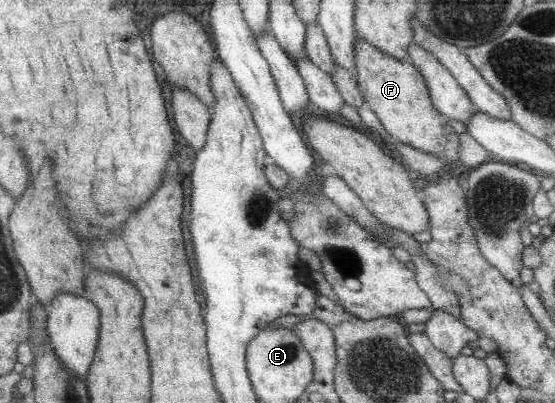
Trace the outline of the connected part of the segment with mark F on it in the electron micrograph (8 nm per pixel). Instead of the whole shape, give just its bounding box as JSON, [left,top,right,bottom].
[352,37,458,164]

